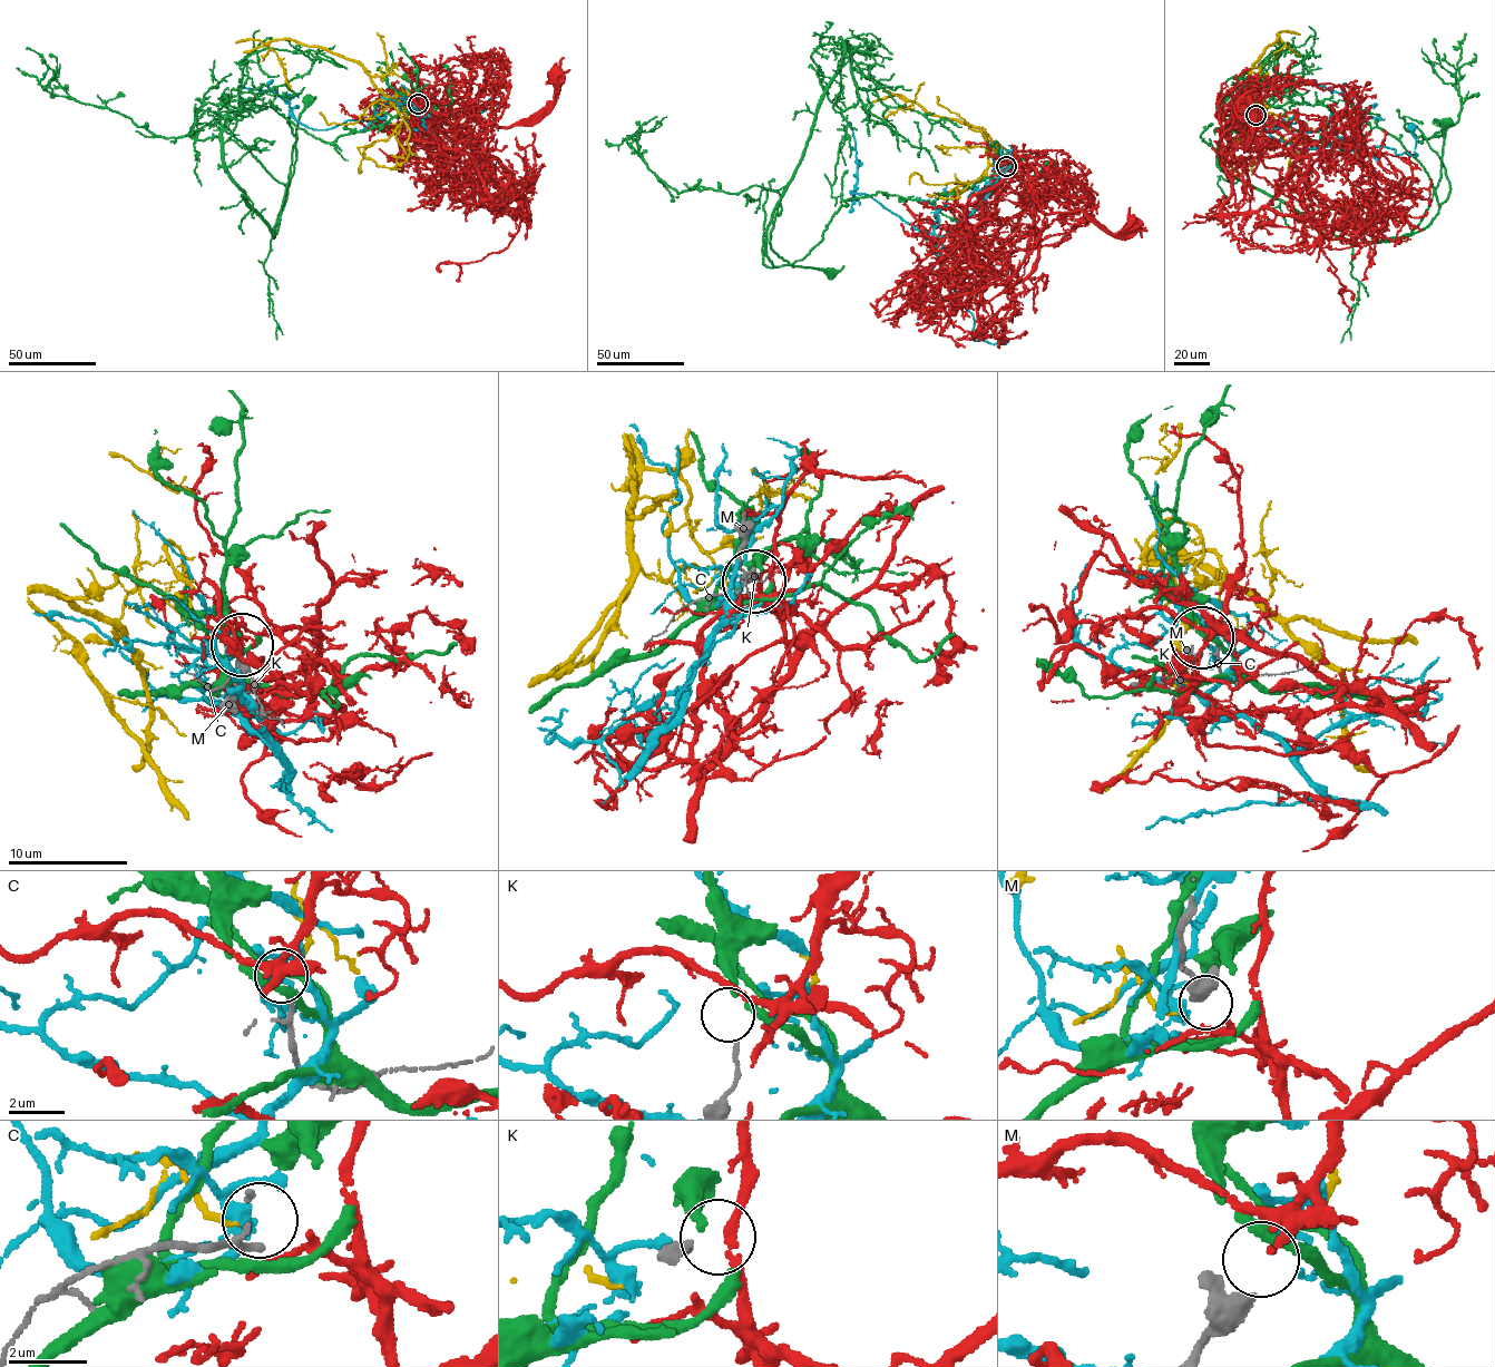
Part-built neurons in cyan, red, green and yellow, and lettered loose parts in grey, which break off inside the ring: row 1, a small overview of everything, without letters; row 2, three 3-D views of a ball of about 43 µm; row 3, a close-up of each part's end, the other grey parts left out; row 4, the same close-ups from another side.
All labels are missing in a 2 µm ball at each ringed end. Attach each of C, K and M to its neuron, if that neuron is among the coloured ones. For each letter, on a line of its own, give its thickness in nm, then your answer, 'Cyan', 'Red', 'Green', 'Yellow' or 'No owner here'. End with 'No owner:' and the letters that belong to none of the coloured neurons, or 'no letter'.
C: Thickness 200 nm. Yellow
K: Thickness 140 nm. No owner here
M: Thickness 320 nm. Red
No owner: K

